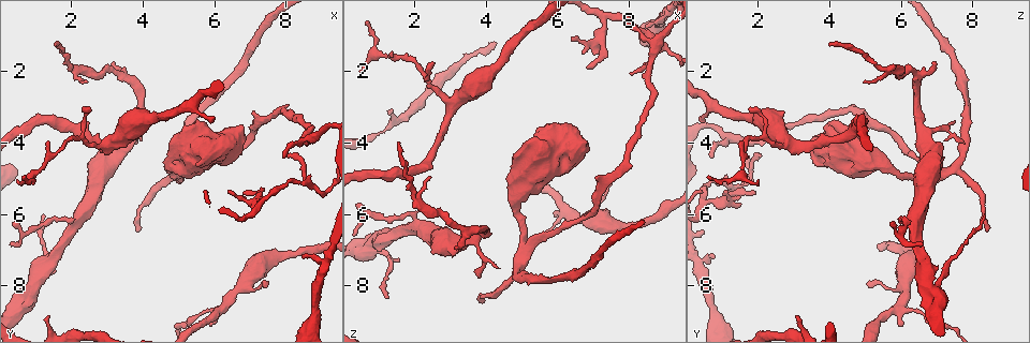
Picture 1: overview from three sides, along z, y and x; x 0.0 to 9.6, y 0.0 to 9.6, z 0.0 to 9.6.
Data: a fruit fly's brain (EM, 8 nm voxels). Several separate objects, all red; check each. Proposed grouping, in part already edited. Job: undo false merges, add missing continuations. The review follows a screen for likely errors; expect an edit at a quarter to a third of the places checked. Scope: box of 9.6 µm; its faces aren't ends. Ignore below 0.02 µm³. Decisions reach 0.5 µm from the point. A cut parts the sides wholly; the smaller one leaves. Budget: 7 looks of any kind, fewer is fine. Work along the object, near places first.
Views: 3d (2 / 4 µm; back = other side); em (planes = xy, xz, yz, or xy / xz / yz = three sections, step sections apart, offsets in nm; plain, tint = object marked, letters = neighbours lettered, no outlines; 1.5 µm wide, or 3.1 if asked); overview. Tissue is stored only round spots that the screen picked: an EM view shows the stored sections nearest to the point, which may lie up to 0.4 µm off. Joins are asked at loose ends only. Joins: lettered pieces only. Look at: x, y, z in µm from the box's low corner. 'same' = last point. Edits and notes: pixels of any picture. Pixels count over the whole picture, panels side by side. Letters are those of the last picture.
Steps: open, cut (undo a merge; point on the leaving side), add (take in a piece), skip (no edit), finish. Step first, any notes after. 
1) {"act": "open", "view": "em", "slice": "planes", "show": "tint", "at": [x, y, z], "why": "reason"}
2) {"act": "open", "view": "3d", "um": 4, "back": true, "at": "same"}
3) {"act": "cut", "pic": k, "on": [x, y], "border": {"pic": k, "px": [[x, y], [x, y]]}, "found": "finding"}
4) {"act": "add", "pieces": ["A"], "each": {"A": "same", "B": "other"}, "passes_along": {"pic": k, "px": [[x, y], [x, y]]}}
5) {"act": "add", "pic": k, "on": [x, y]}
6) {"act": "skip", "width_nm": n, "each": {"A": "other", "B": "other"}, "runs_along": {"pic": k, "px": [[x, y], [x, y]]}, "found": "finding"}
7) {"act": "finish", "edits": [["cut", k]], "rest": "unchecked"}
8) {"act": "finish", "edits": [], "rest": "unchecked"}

{"act": "open", "view": "em", "slice": "xy", "step": 4, "show": "letters", "at": [1.40, 8.85, 3.10], "why": "an open end"}

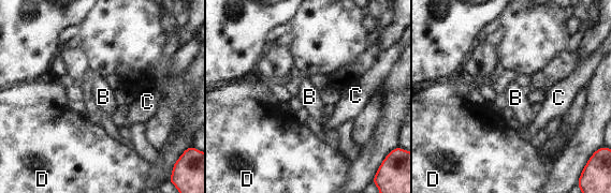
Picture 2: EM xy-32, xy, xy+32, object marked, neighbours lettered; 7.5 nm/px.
{"act": "open", "view": "em", "slice": "planes", "show": "letters", "at": "same"}

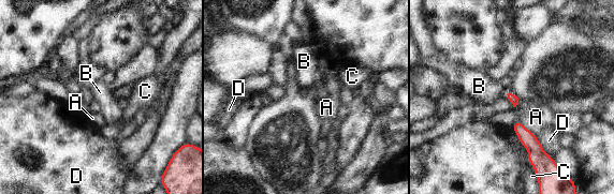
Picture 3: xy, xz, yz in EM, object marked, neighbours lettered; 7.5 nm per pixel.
{"act": "skip", "each": {"A": "other", "B": "other", "C": "other", "D": "other"}, "border": {"pic": 3, "px": [[513, 122], [520, 121], [537, 137]]}, "found": "none of them fits"}

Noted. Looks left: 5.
{"act": "open", "view": "3d", "um": 2, "at": [6.35, 5.35, 1.10], "why": "tapers out"}

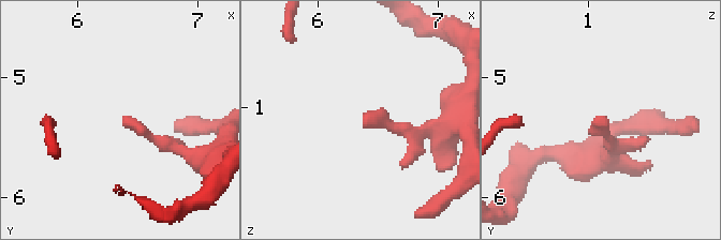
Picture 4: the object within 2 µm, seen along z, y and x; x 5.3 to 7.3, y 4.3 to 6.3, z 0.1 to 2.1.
{"act": "open", "view": "em", "slice": "planes", "show": "letters", "at": [6.36, 5.36, 1.06], "why": "shape alone is not enough"}

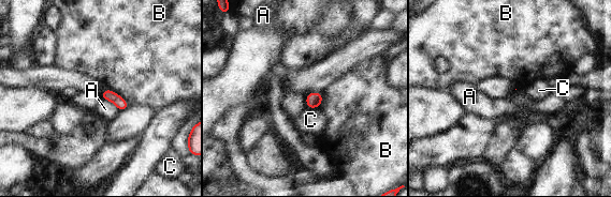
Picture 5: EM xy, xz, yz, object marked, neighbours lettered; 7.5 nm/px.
{"act": "skip", "each": {"A": "other", "B": "other", "C": "other"}, "border": {"pic": 5, "px": [[102, 97], [110, 101], [119, 110]]}, "found": "no lettered piece goes on from it"}

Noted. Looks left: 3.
{"act": "open", "view": "3d", "um": 4, "at": [5.45, 4.60, 3.70], "why": "thick end"}

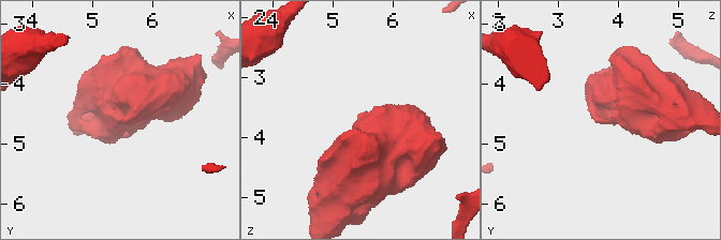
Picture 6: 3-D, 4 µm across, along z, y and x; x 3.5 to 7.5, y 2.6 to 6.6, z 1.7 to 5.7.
{"act": "open", "view": "em", "slice": "xz", "step": 8, "show": "letters", "at": [5.50, 4.60, 3.60], "why": "now the EM"}

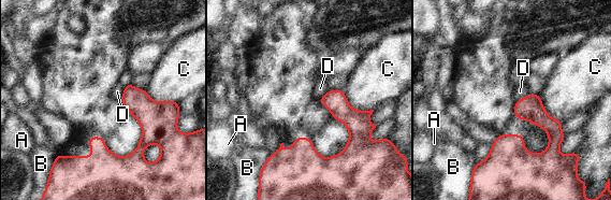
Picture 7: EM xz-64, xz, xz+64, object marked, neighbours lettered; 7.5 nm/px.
{"act": "skip", "longest_contact_nm": ["C", 280], "each": {"A": "other", "B": "other", "C": "other", "D": "other"}, "border": {"pic": 7, "px": [[128, 82], [122, 95], [118, 99]]}, "found": "none of them fits"}

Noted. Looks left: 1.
{"act": "finish", "edits": [], "rest": "unchecked"}

